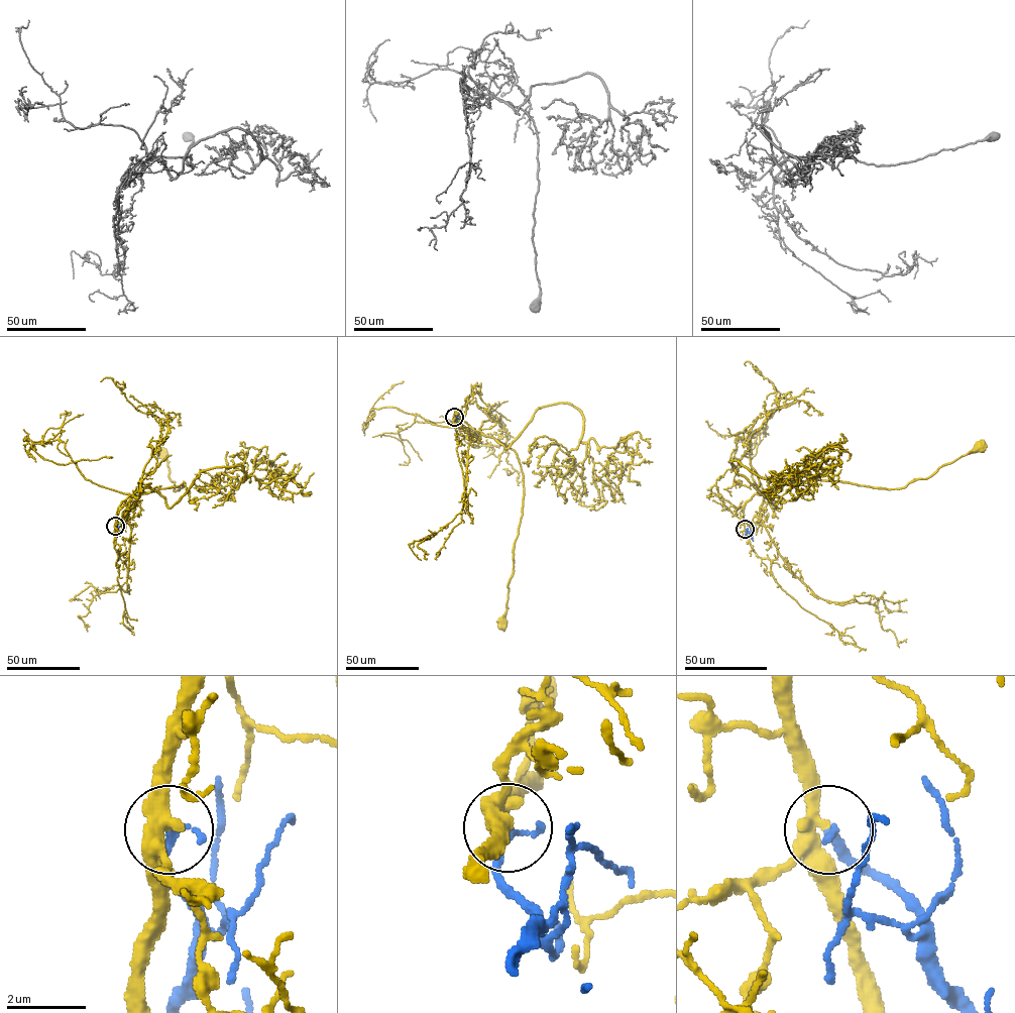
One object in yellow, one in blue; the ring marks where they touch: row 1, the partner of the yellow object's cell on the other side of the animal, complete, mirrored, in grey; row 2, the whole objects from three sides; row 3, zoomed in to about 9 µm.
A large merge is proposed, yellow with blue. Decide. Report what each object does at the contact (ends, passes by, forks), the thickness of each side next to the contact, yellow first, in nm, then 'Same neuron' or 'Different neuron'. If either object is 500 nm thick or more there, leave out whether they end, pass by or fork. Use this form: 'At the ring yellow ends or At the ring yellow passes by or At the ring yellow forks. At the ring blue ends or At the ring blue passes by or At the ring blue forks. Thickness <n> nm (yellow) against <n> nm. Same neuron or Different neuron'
At the ring yellow forks. At the ring blue ends. Thickness 320 nm (yellow) against 260 nm. Same neuron

